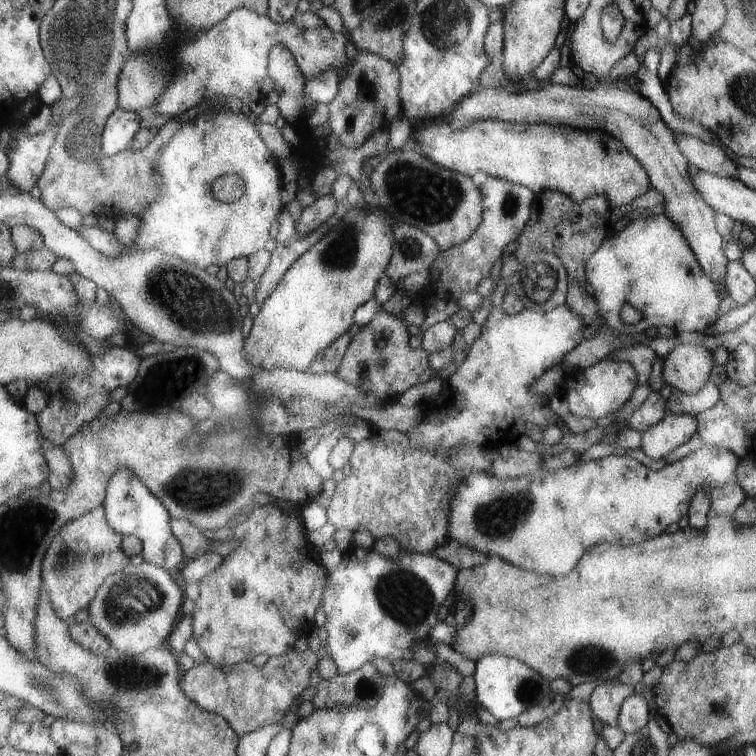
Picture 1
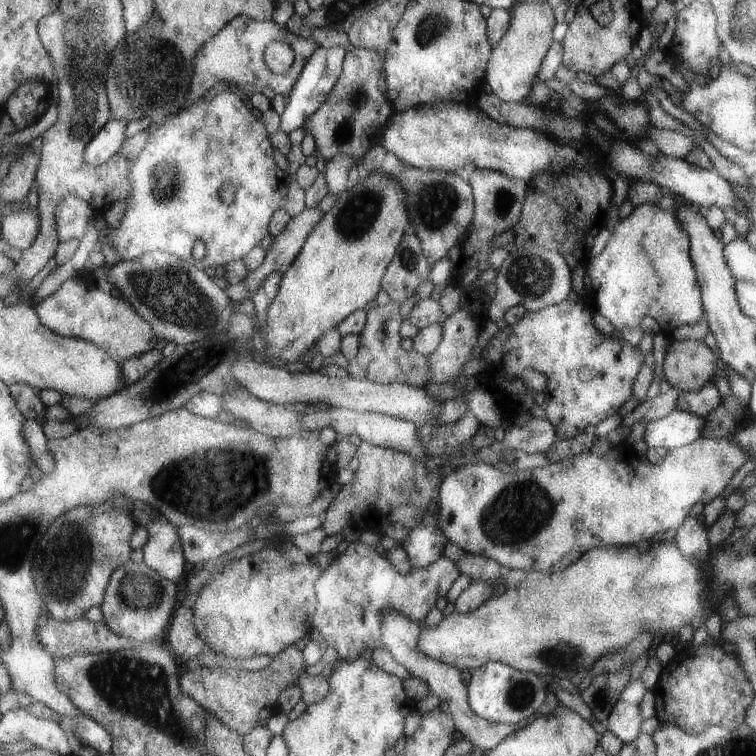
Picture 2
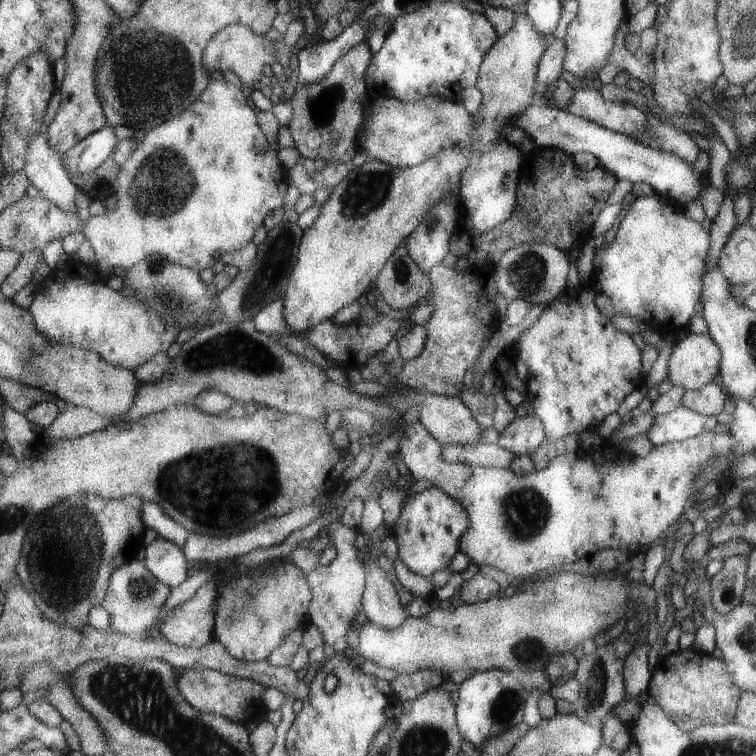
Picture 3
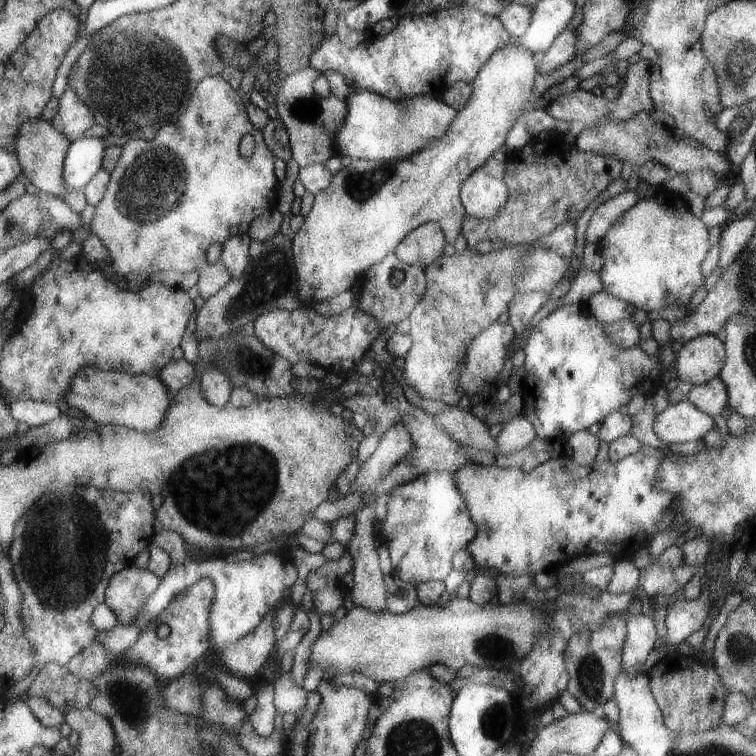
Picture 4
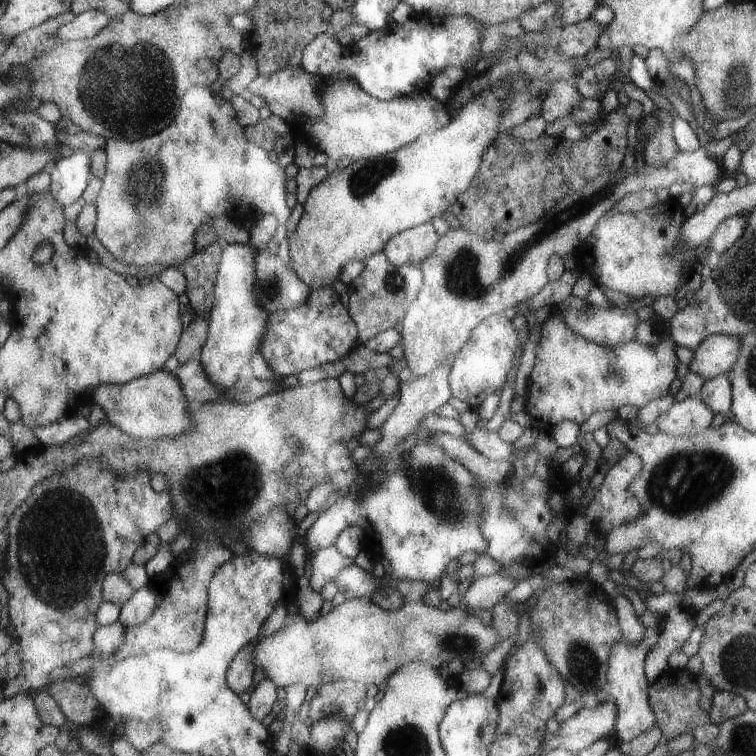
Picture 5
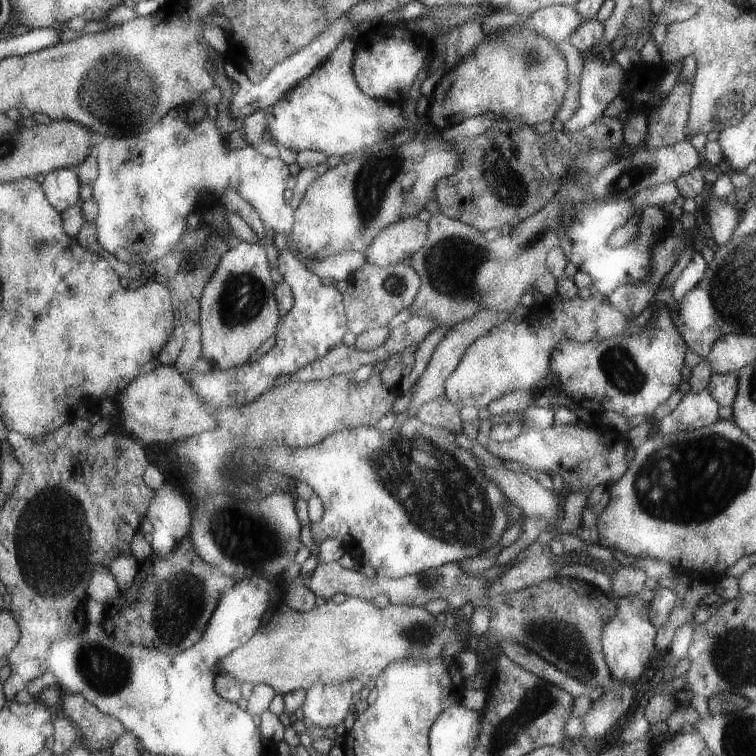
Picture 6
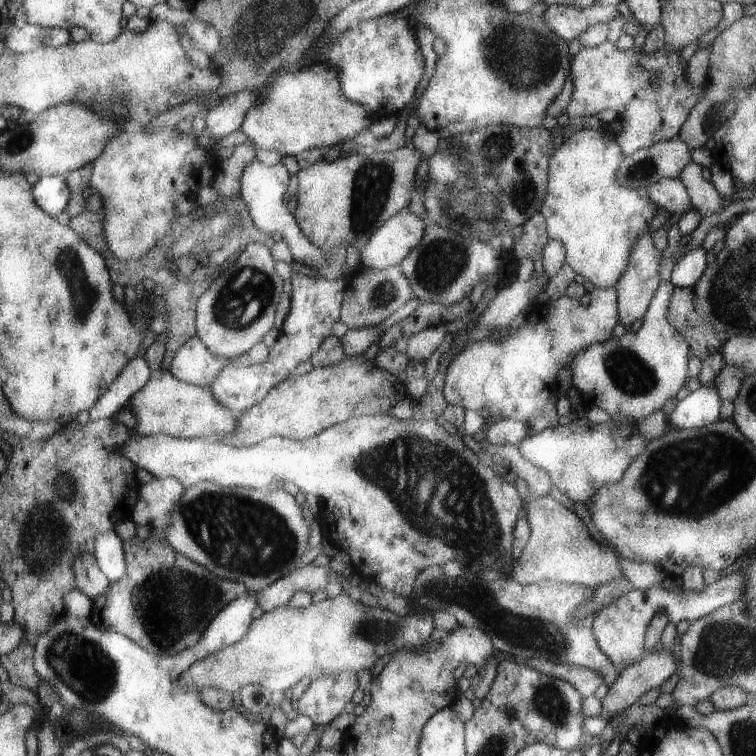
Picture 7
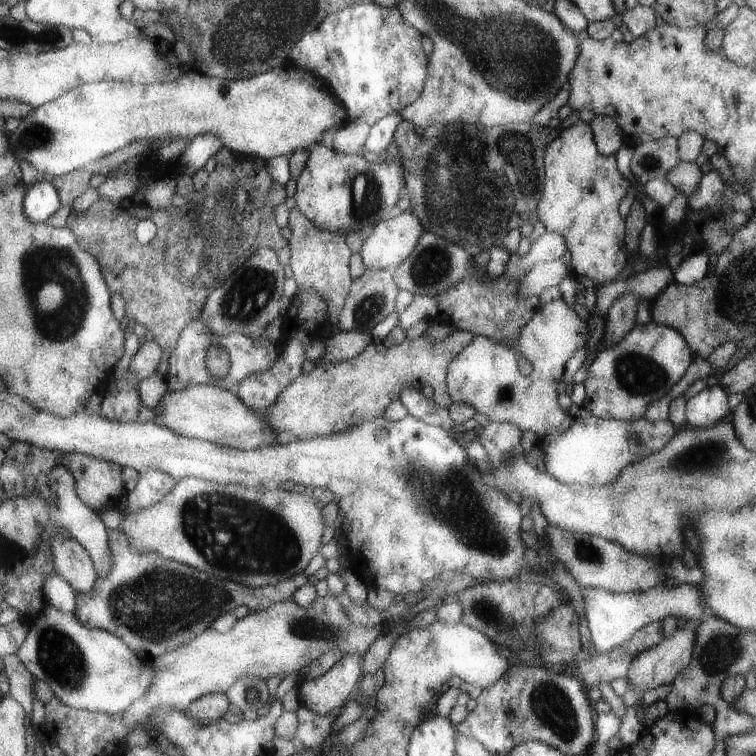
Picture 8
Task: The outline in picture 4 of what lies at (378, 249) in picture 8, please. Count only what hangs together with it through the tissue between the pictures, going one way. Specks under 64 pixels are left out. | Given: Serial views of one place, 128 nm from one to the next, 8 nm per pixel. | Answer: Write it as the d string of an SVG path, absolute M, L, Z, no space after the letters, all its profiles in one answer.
M429 222L411 230L395 246L395 250L392 253L406 265L415 265L424 269L435 258L441 256L446 241L441 228L435 222Z

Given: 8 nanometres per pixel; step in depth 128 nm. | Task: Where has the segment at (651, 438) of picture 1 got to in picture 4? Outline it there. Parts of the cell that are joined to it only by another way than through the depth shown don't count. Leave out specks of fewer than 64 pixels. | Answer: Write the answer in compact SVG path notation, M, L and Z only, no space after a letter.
M686 398L677 404L665 407L652 424L655 436L663 444L671 442L695 442L713 426L712 417L699 412Z

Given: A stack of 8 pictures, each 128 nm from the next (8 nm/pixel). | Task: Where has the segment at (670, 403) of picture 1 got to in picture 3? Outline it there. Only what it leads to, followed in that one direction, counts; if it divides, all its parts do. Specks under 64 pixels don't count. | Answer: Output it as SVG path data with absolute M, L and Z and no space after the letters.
M715 378L699 390L685 390L684 395L681 396L681 406L691 412L714 417L722 410L723 402L725 402L721 386L719 378Z

